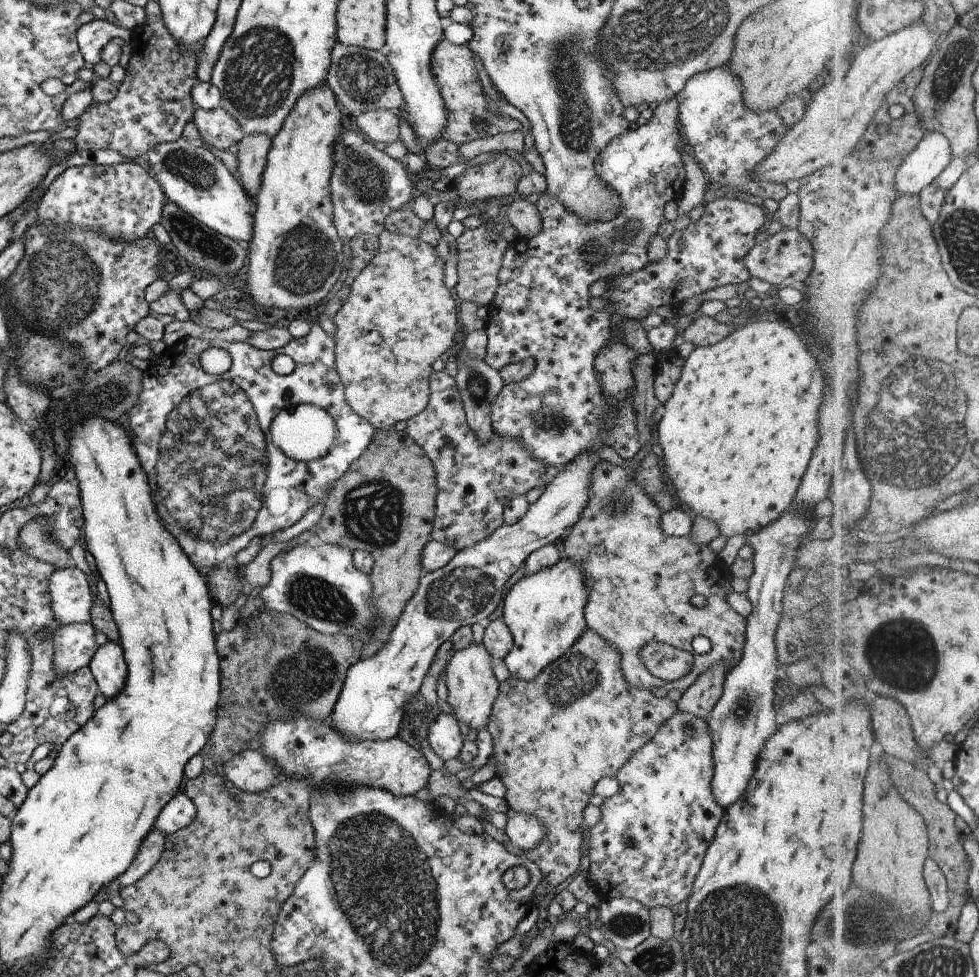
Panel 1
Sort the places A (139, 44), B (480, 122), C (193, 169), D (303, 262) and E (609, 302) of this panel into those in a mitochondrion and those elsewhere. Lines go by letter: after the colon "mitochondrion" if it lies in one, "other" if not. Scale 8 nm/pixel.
A: other
B: other
C: mitochondrion
D: mitochondrion
E: other

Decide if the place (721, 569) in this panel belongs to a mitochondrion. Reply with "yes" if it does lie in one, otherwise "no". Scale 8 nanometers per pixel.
no

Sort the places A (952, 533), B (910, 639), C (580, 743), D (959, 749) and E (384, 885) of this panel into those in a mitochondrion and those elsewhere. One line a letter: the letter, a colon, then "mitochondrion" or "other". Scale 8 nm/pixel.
A: other
B: mitochondrion
C: other
D: other
E: mitochondrion

